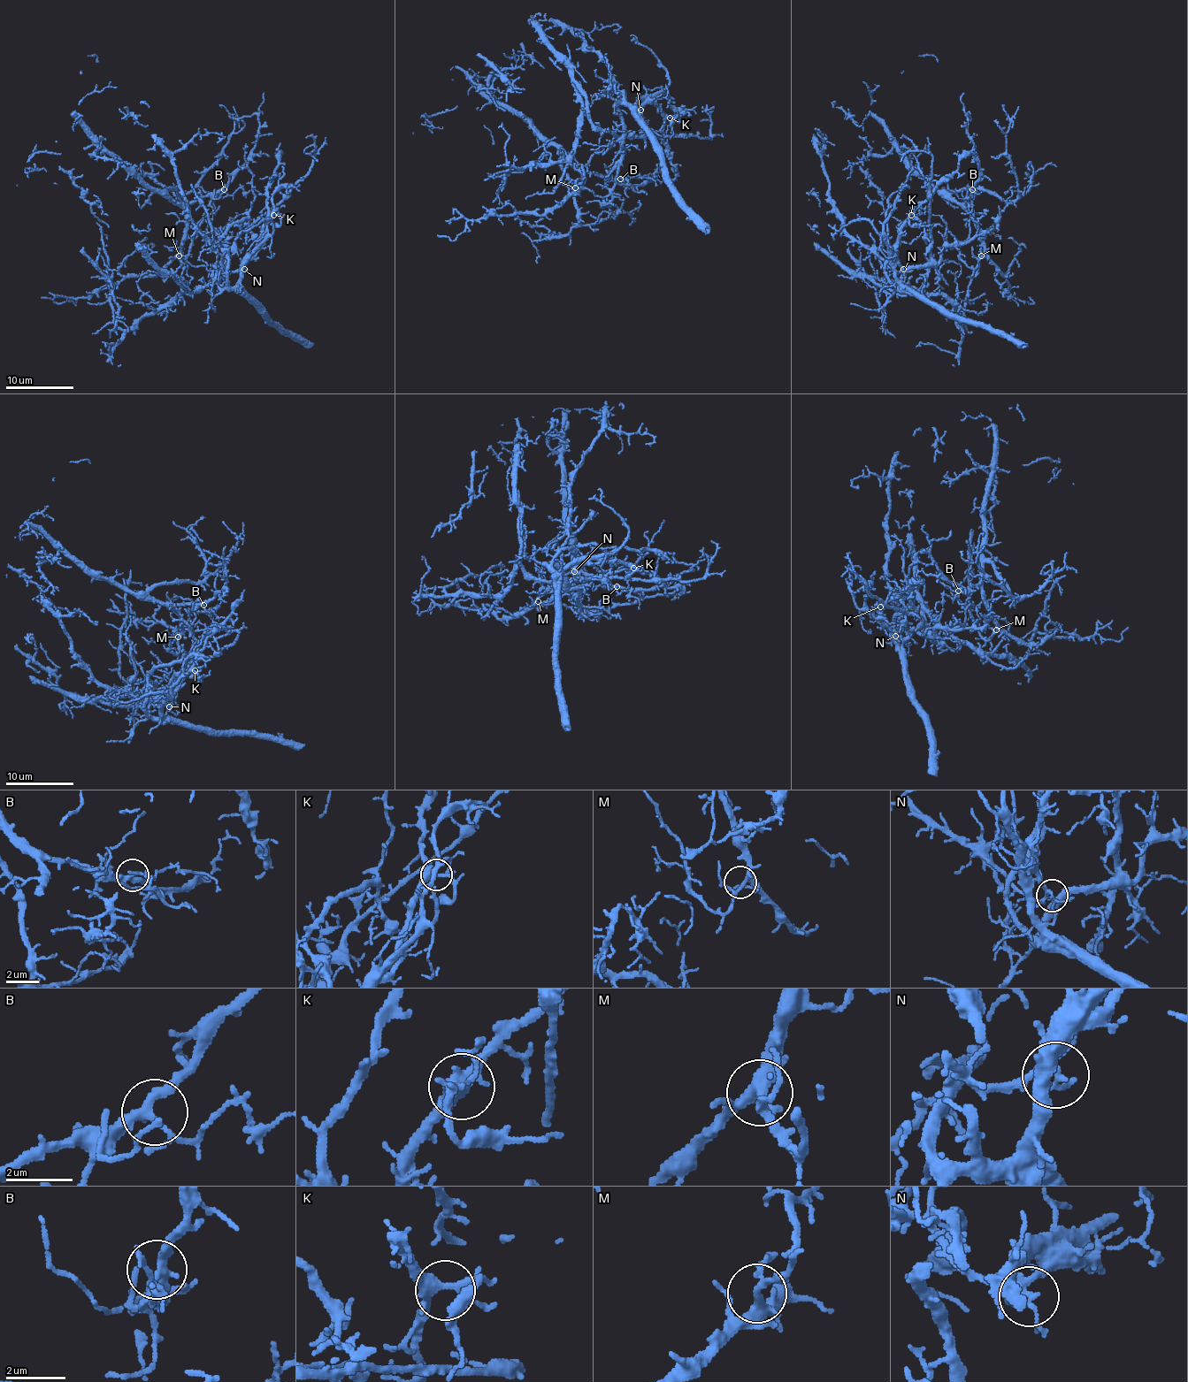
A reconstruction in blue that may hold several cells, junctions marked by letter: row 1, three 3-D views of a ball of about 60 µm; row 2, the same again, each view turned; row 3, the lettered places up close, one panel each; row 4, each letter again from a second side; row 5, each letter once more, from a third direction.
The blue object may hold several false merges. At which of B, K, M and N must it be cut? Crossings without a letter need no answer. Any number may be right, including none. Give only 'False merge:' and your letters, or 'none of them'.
False merge: N

